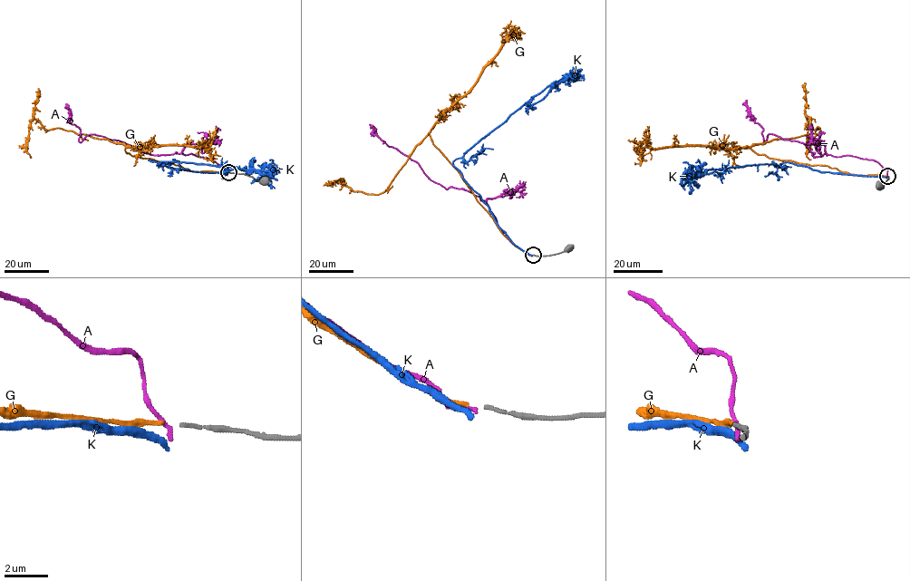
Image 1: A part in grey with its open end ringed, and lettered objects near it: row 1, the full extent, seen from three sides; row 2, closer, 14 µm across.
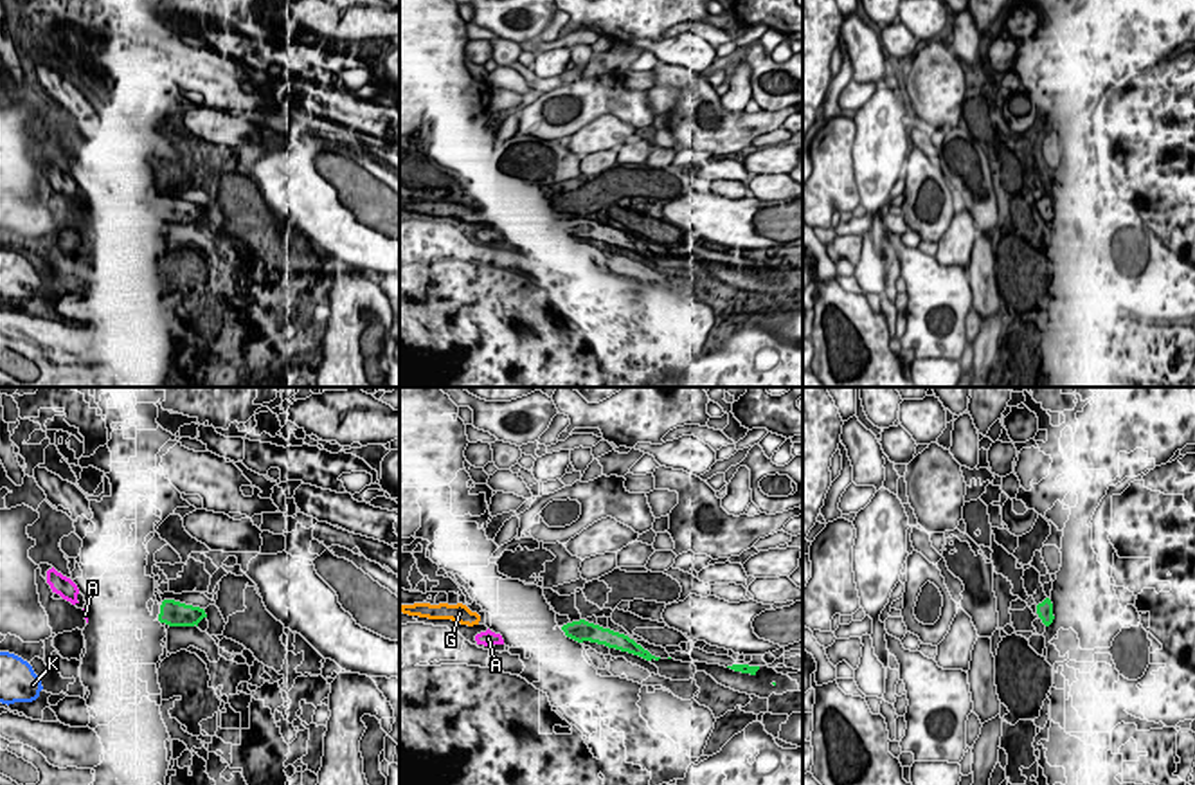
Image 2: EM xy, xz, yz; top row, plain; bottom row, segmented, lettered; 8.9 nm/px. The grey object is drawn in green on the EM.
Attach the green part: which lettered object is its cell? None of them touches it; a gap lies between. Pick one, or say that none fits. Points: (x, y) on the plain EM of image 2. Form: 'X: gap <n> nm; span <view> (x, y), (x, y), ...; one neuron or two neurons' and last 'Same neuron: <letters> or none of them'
A: gap 550 nm; span xz (562, 225), (503, 236); two neurons
G: gap 750 nm; span xz (562, 224), (479, 216); one neuron
K: gap 1200 nm; span xy (159, 216), (40, 278); two neurons
Same neuron: G

